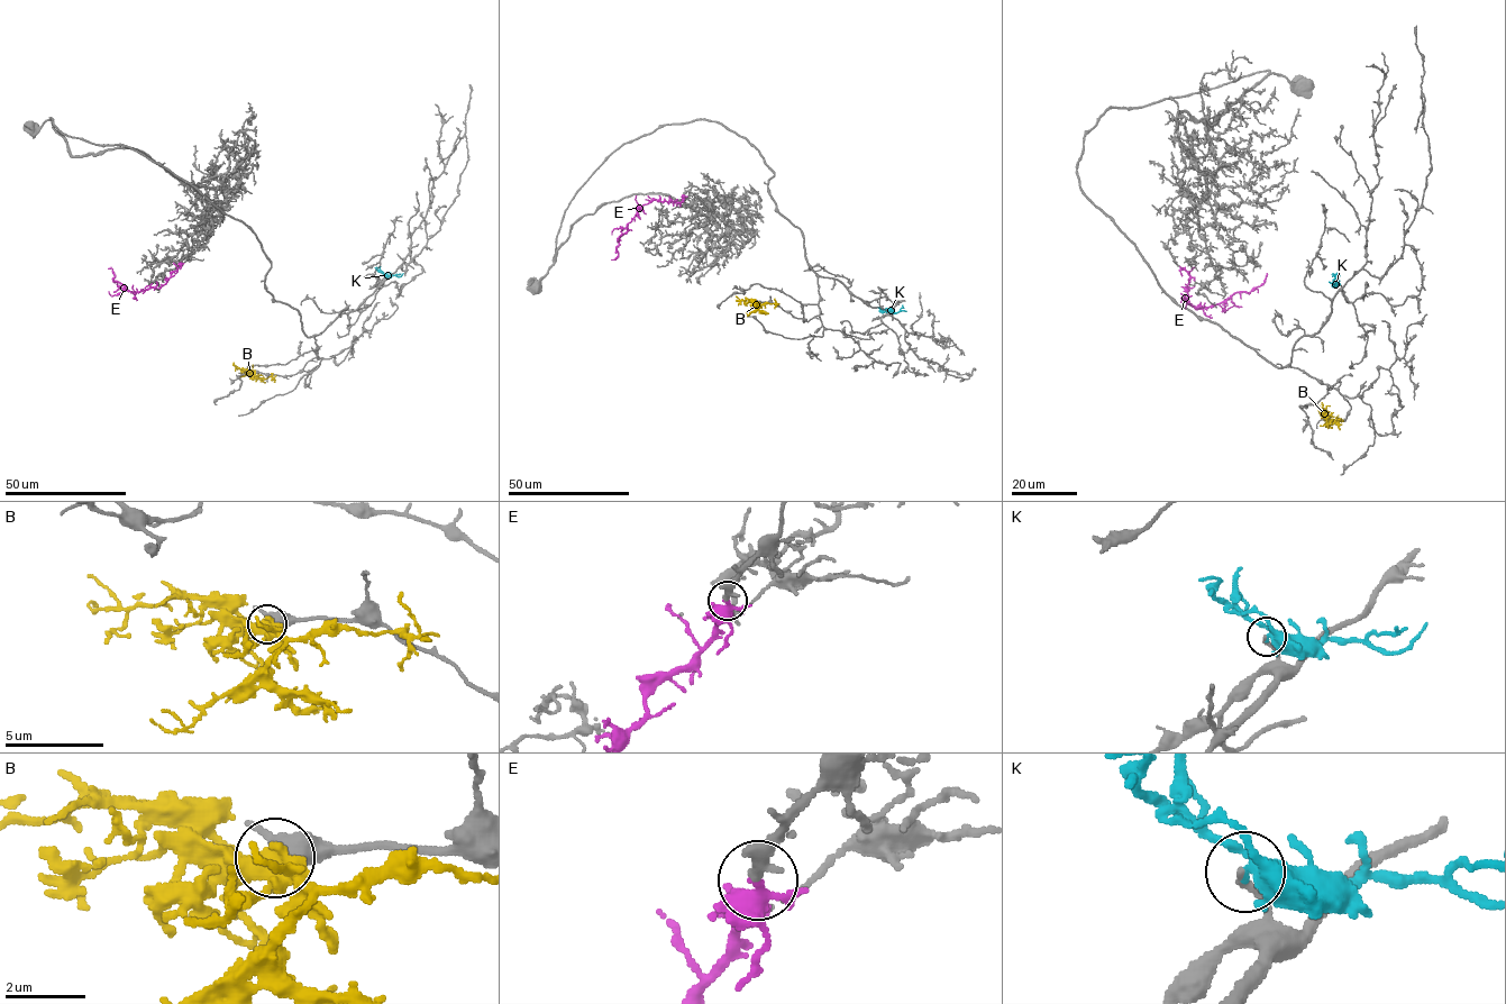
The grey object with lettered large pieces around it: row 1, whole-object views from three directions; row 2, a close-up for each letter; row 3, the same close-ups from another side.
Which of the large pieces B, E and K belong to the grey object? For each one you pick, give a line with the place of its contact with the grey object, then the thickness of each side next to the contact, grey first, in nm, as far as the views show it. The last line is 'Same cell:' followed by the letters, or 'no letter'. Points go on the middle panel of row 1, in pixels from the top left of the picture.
E: Touches grey at (684, 195). Thickness 260 nm (grey) against 320 nm
Same cell: E

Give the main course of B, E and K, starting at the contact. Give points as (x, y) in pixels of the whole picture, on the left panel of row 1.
B: (255, 372), (258, 379), (270, 376), (272, 380)
E: (181, 262), (158, 288), (135, 293), (115, 282), (115, 274), (108, 268)
K: (383, 274), (400, 276), (403, 273)

